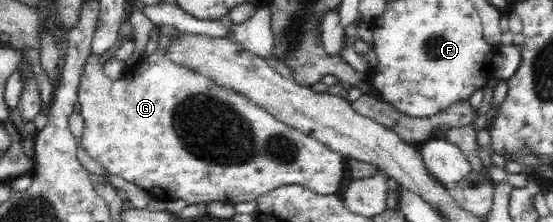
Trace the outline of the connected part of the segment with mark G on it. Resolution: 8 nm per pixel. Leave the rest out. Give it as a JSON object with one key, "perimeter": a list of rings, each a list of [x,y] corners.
{"perimeter":[[[162,33],[158,48],[150,55],[140,58],[139,62],[133,65],[126,76],[120,80],[110,80],[104,74],[101,61],[102,53],[92,53],[90,47],[90,53],[88,53],[88,59],[83,68],[83,75],[80,76],[80,85],[76,96],[78,96],[77,100],[80,103],[79,113],[84,118],[84,130],[81,138],[78,139],[78,144],[87,151],[94,161],[105,167],[110,174],[122,177],[122,179],[150,191],[154,203],[158,206],[174,199],[184,199],[188,206],[199,203],[209,204],[214,203],[214,201],[220,201],[224,204],[255,201],[258,196],[283,185],[292,185],[292,183],[299,183],[320,195],[332,195],[340,189],[340,183],[342,183],[342,177],[344,177],[343,156],[336,153],[336,151],[332,151],[316,138],[276,119],[245,95],[230,90],[229,87],[218,86],[212,80],[205,78],[204,75],[197,74],[196,71],[189,70],[185,66],[177,66],[174,62],[169,61],[169,58],[165,57],[165,48],[169,47],[169,43],[171,43],[170,34]]]}

